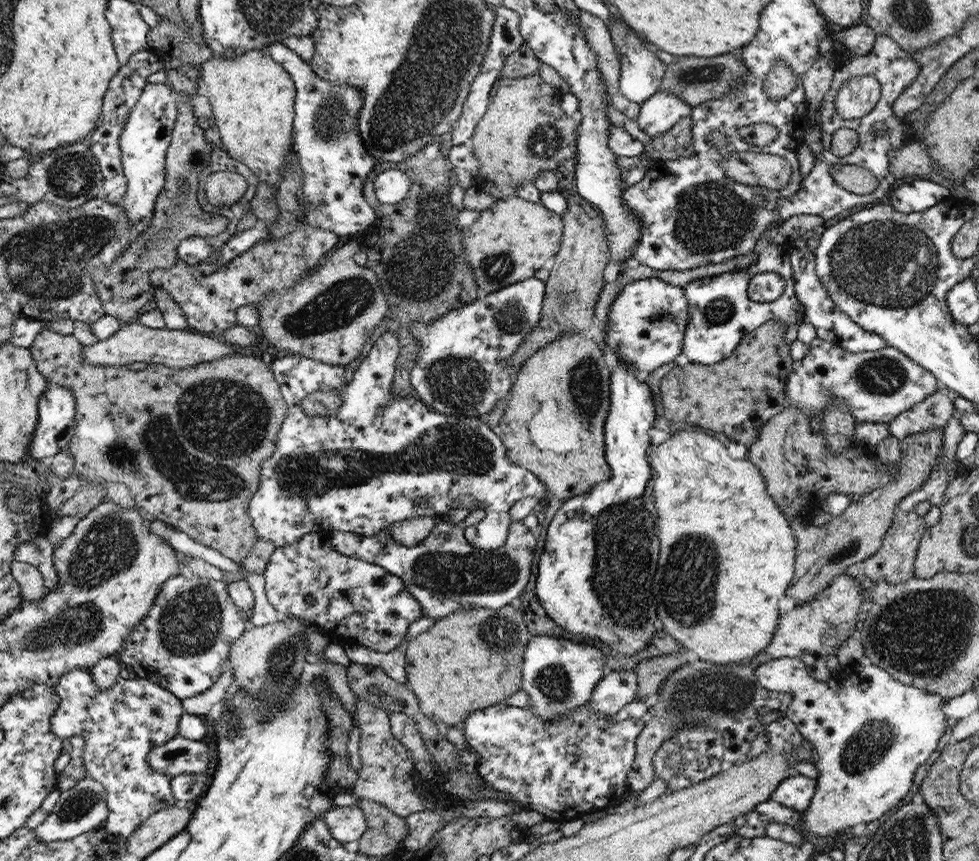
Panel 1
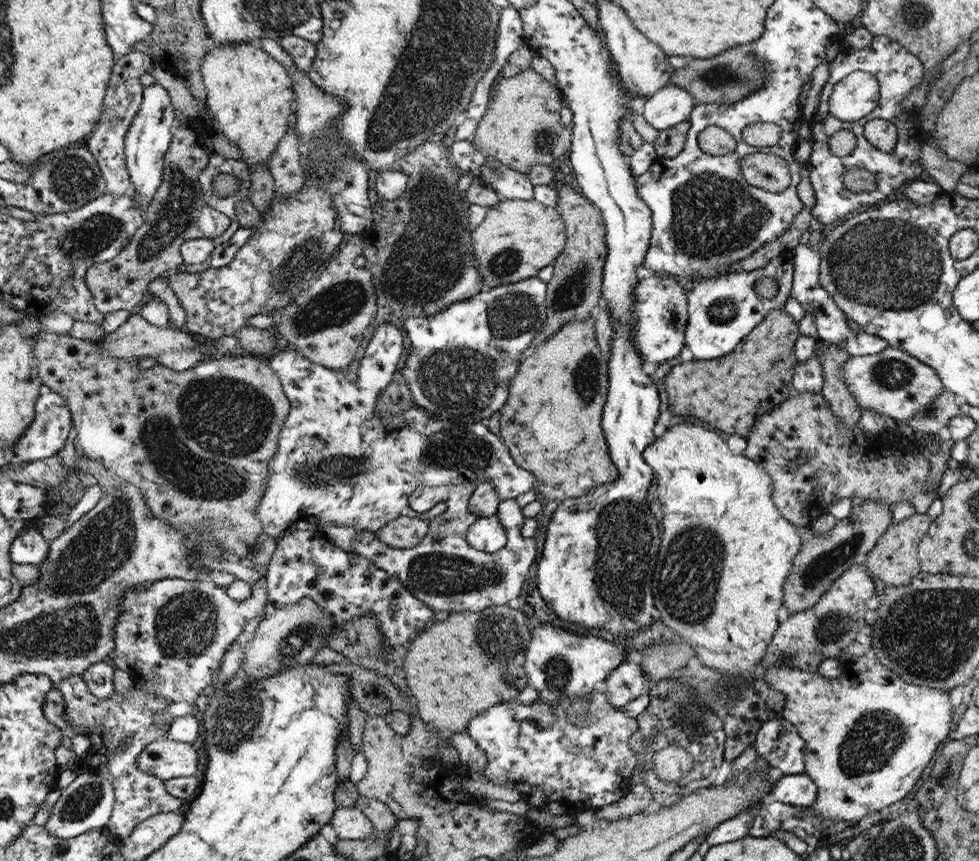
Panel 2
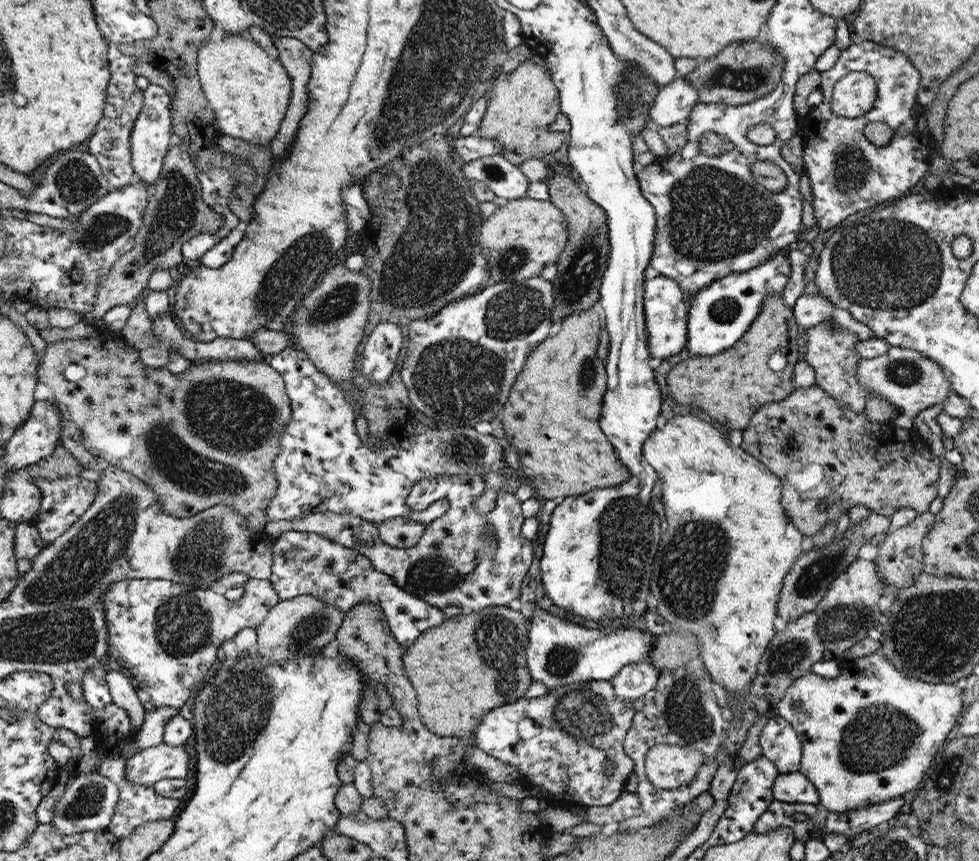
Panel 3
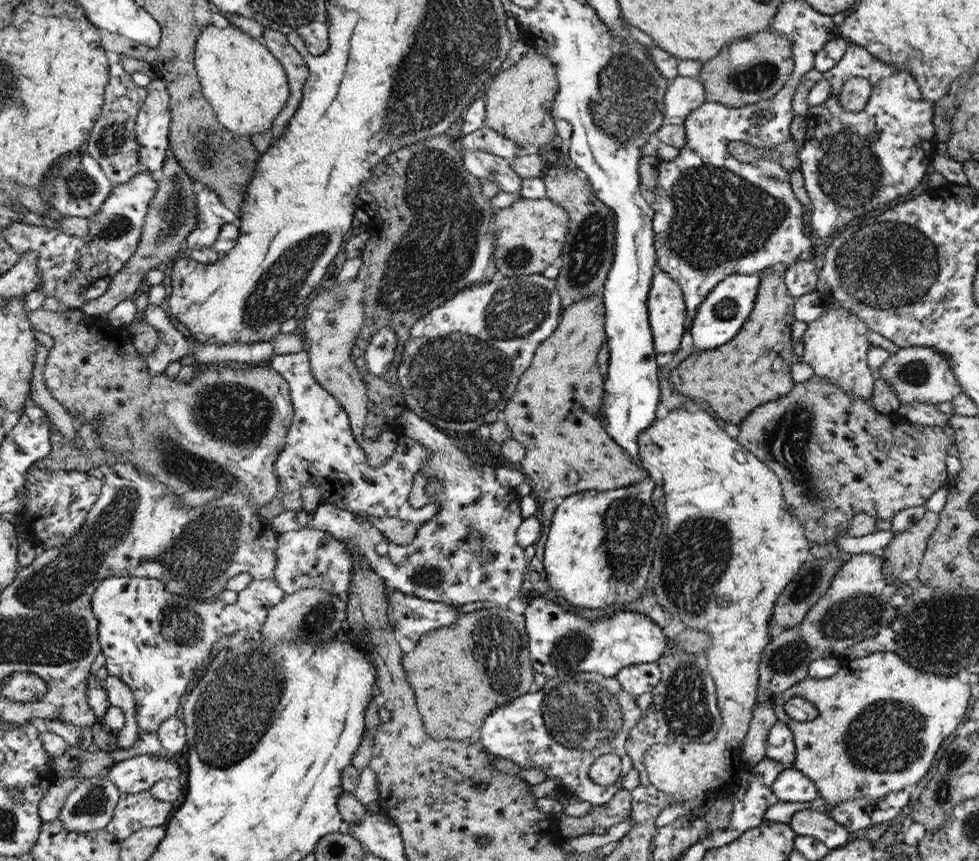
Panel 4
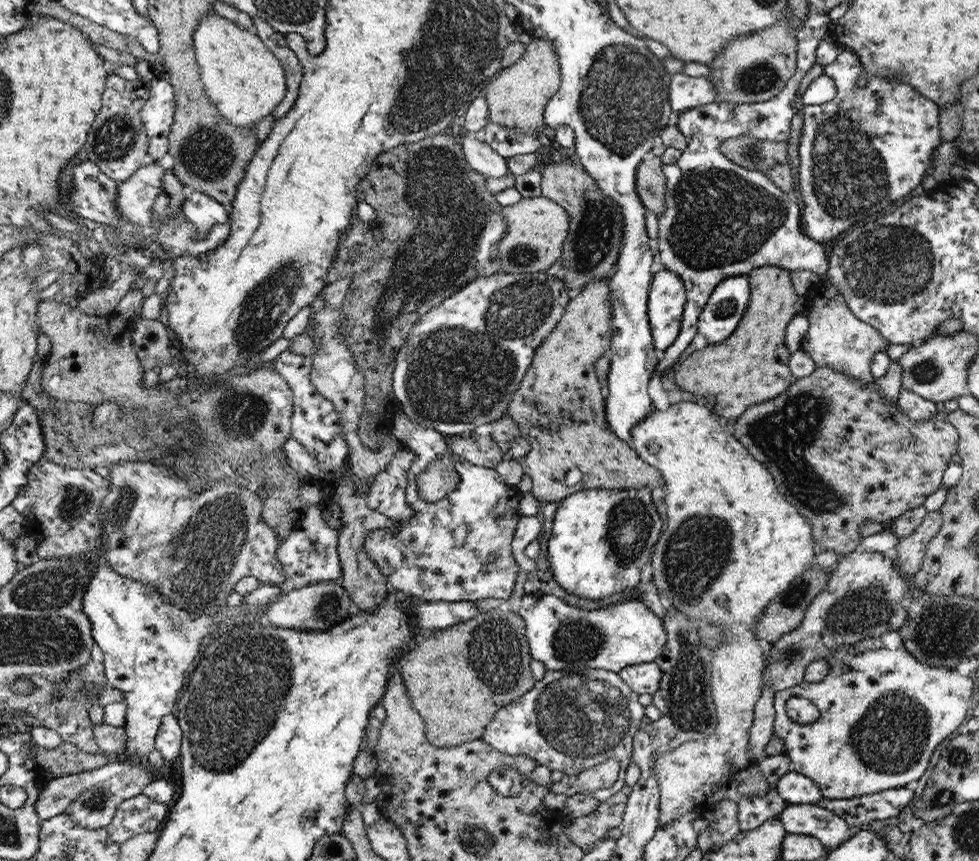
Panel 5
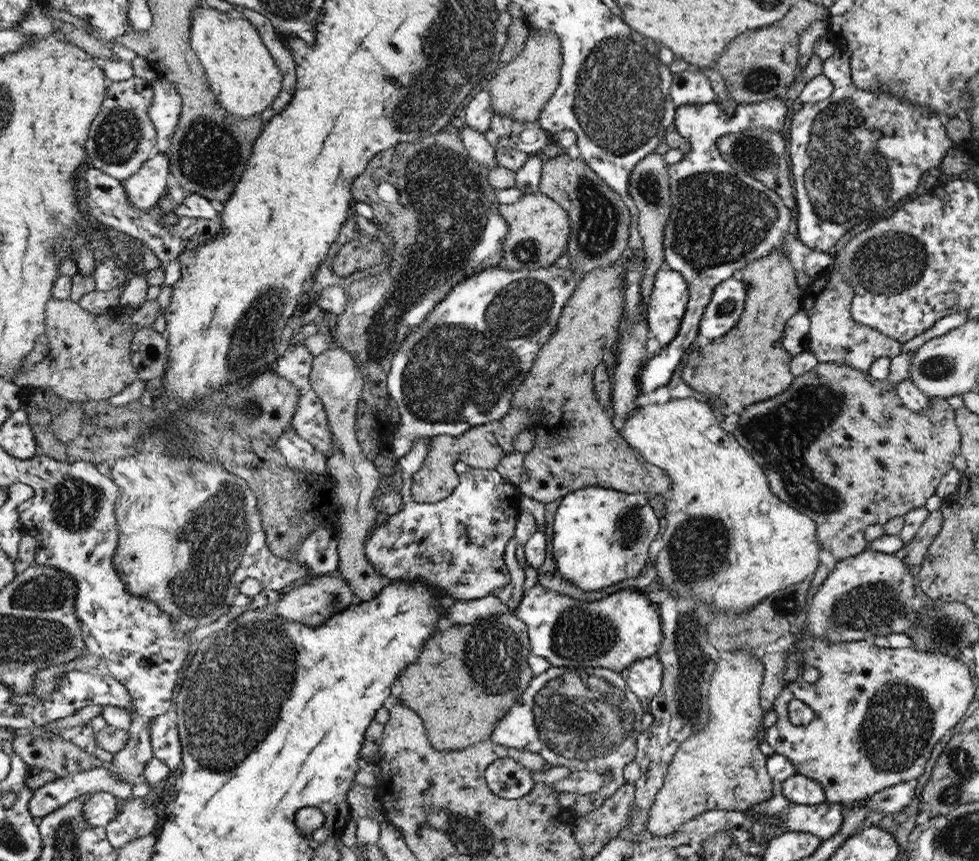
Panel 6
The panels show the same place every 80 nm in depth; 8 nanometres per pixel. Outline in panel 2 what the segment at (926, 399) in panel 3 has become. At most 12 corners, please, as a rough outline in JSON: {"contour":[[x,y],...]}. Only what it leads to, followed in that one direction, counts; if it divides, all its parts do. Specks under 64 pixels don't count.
{"contour":[[890,346],[851,356],[846,384],[862,410],[907,420],[943,384],[935,368]]}

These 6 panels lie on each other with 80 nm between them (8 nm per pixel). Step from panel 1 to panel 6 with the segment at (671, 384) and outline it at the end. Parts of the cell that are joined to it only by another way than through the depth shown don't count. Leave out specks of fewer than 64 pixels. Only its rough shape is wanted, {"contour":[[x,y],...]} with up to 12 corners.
{"contour":[[774,250],[739,273],[745,310],[689,354],[684,382],[724,414],[793,384],[785,324],[794,265]]}

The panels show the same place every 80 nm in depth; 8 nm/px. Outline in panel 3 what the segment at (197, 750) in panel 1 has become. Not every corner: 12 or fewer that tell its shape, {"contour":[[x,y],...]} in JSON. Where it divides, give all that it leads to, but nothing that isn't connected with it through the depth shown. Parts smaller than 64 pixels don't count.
{"contour":[[184,746],[149,747],[125,764],[125,778],[151,786],[186,778]]}

